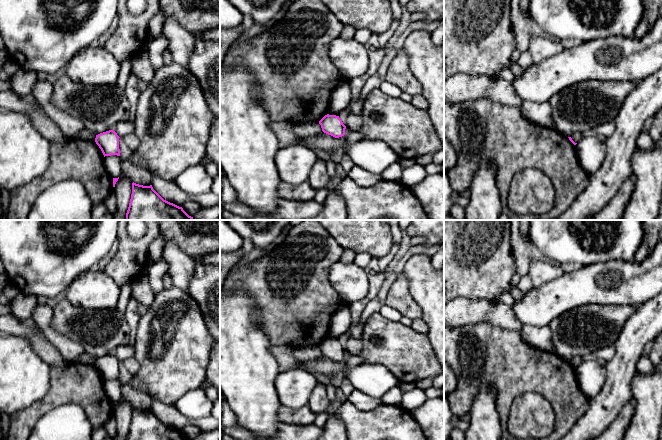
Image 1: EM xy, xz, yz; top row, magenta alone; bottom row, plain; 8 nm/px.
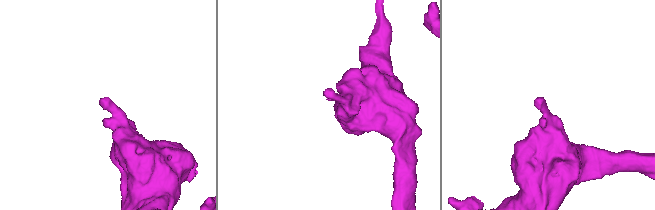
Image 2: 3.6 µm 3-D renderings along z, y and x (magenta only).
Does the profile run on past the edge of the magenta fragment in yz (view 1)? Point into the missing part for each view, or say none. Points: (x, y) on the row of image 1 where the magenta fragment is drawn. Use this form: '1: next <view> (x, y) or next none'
1: next none

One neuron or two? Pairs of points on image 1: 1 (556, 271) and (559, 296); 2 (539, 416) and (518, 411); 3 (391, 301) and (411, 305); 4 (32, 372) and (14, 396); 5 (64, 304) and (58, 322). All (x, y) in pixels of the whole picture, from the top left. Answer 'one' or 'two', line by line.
1: two
2: one
3: one
4: one
5: one

